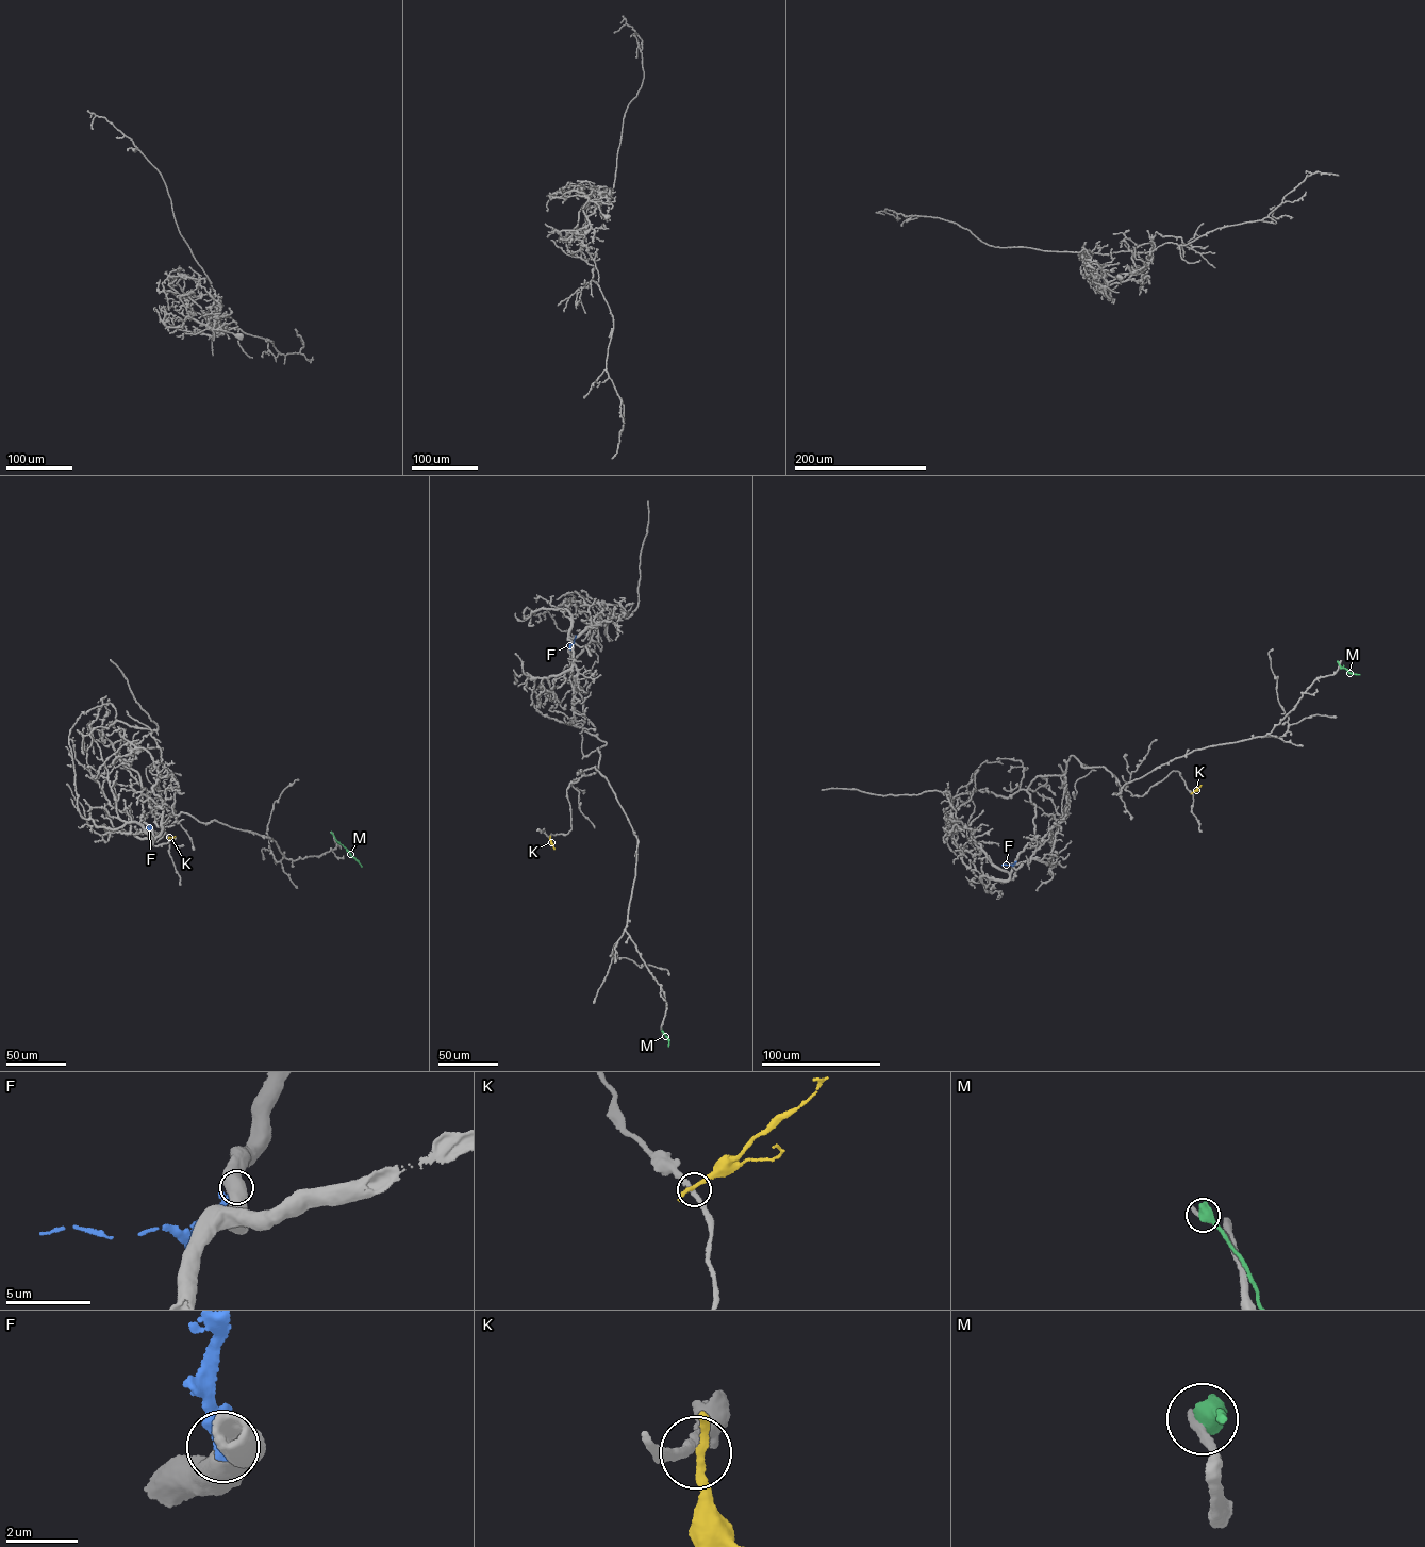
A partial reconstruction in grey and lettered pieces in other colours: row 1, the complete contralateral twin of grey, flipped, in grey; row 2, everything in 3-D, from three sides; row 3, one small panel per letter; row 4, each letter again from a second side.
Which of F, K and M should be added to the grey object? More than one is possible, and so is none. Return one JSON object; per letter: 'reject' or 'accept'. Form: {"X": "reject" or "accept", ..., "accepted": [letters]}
{"F": "reject", "K": "reject", "M": "reject", "accepted": []}

